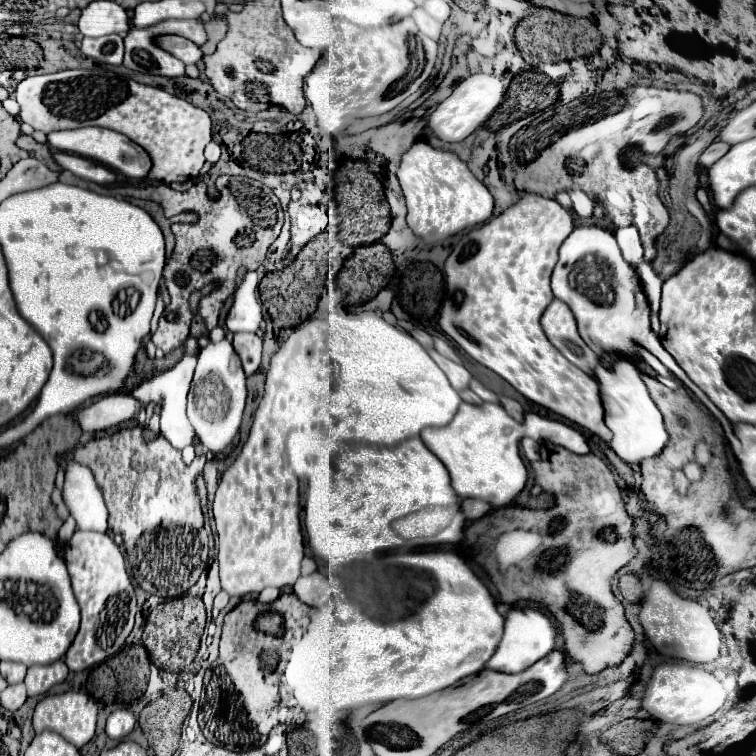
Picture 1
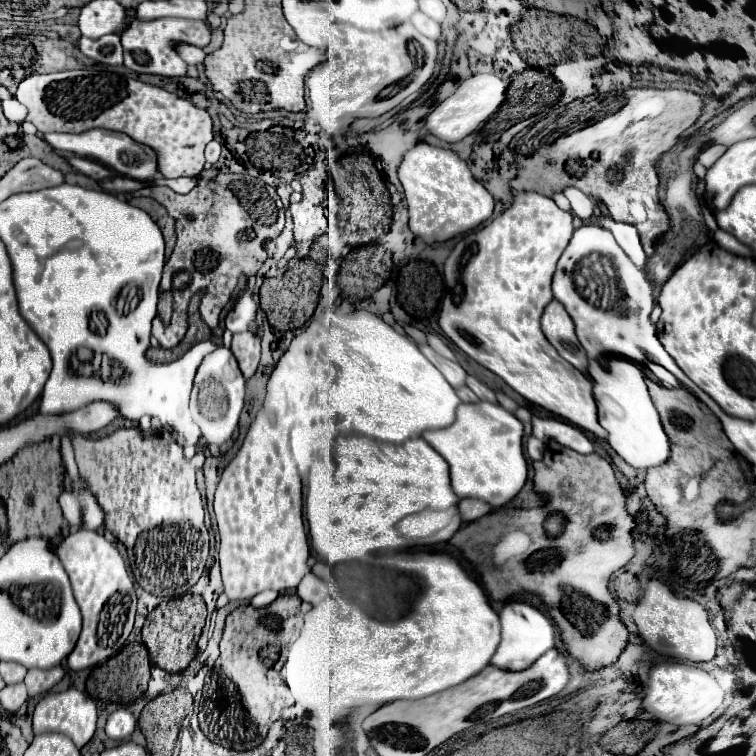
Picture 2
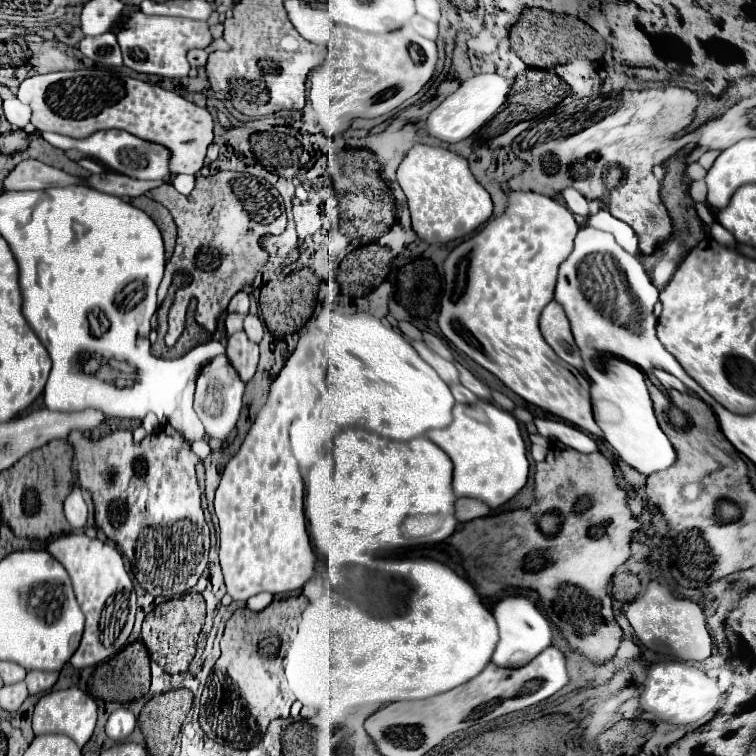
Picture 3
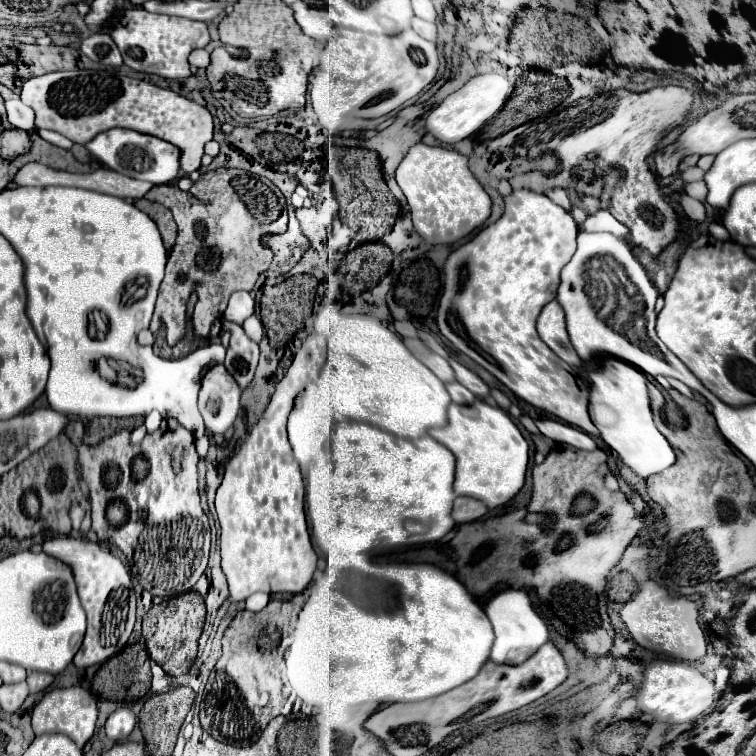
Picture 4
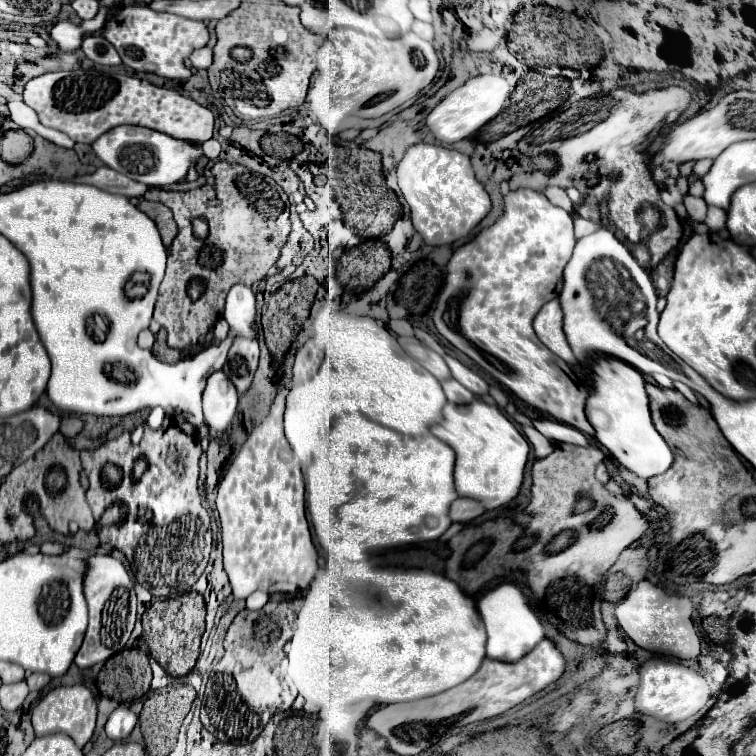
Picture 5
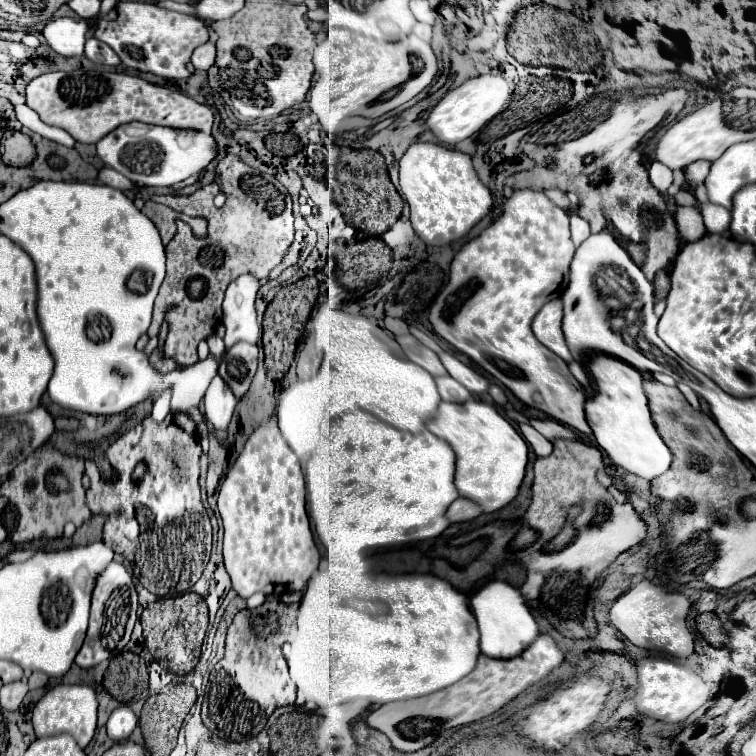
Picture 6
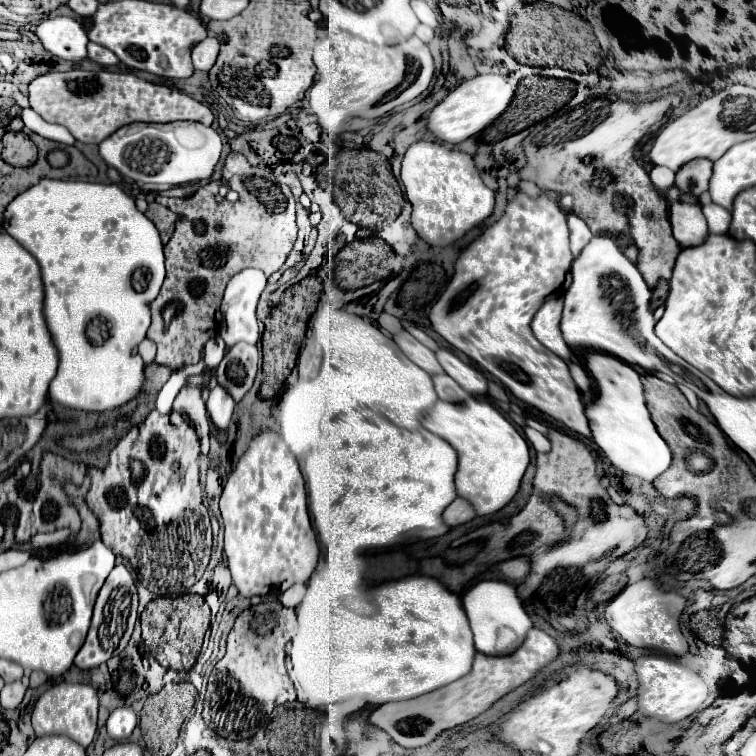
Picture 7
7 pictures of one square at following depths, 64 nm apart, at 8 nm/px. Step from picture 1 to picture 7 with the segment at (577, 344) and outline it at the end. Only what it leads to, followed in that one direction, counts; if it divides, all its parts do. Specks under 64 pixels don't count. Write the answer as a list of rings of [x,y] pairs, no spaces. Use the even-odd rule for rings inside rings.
[[[562,298],[548,300],[534,316],[532,320],[532,332],[534,336],[556,356],[562,360],[570,360],[572,352],[568,344],[562,338],[560,332],[560,316],[562,316]]]

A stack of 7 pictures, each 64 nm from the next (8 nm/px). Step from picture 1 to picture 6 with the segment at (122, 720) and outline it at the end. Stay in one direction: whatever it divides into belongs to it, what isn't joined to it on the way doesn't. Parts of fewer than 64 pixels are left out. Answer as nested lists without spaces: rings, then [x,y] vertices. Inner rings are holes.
[[[118,706],[108,718],[108,724],[106,724],[108,736],[116,742],[128,740],[128,736],[136,728],[136,724],[138,724],[138,716],[132,712],[132,708],[130,706]]]

